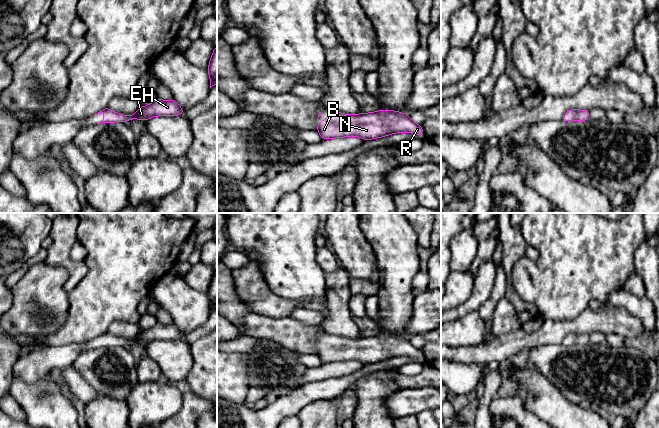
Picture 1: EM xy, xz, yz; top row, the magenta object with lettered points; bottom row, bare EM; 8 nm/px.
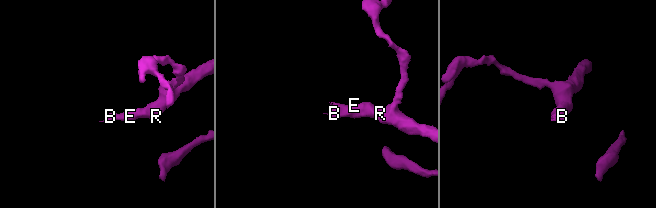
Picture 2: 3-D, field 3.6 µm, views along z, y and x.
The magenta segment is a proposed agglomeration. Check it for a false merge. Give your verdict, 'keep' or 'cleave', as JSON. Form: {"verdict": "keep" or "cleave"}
{"verdict": "keep"}

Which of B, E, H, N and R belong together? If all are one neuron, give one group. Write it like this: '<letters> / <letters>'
B E H N R

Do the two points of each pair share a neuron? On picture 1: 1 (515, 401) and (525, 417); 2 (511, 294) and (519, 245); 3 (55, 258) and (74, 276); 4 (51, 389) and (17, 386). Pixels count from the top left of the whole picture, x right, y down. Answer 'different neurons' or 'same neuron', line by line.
1: same neuron
2: same neuron
3: same neuron
4: same neuron

